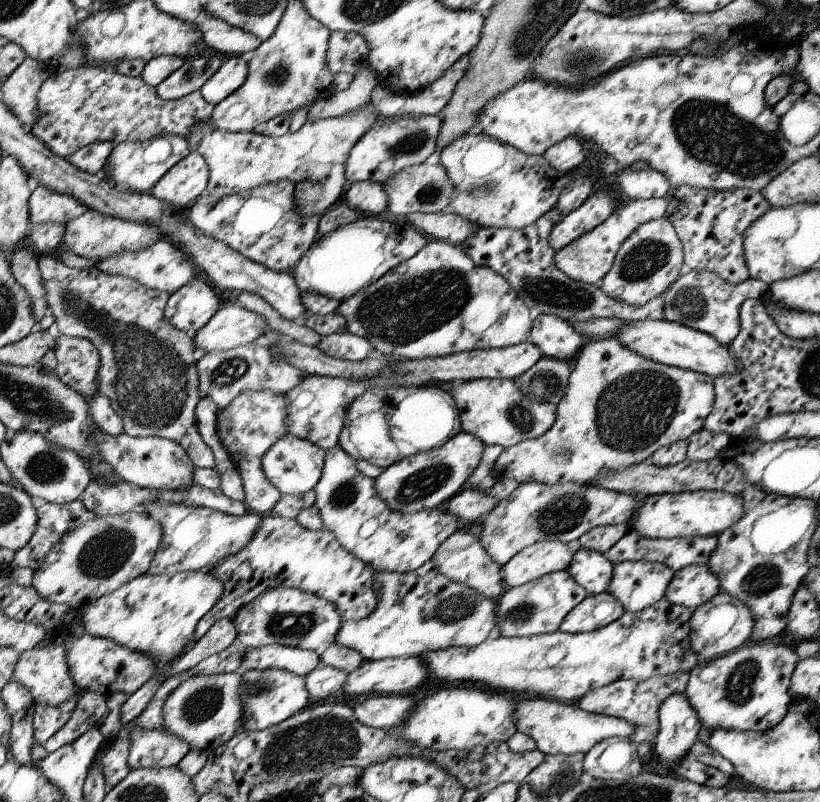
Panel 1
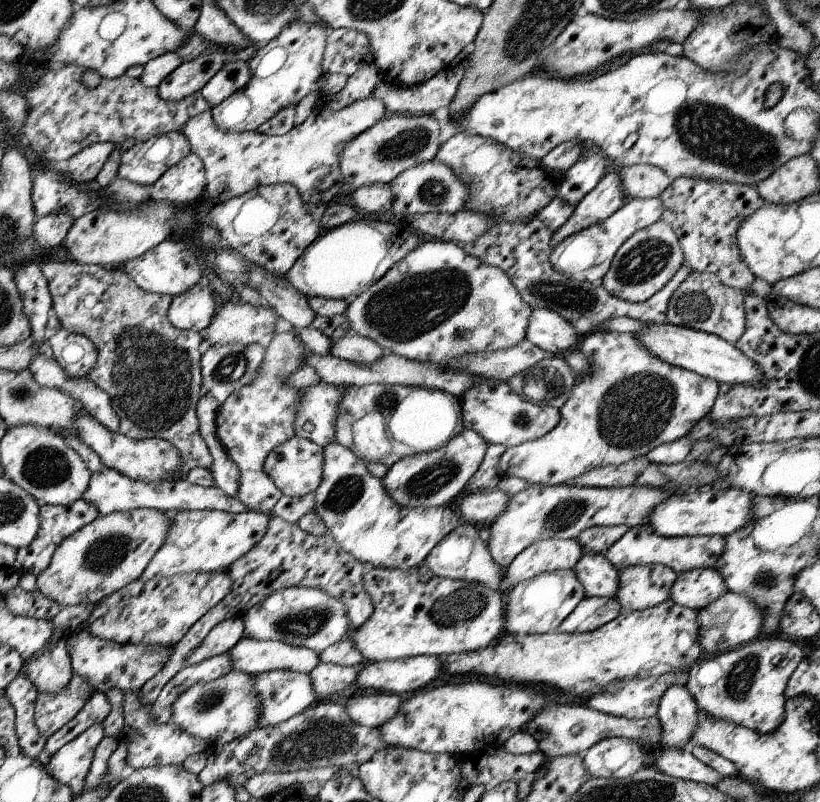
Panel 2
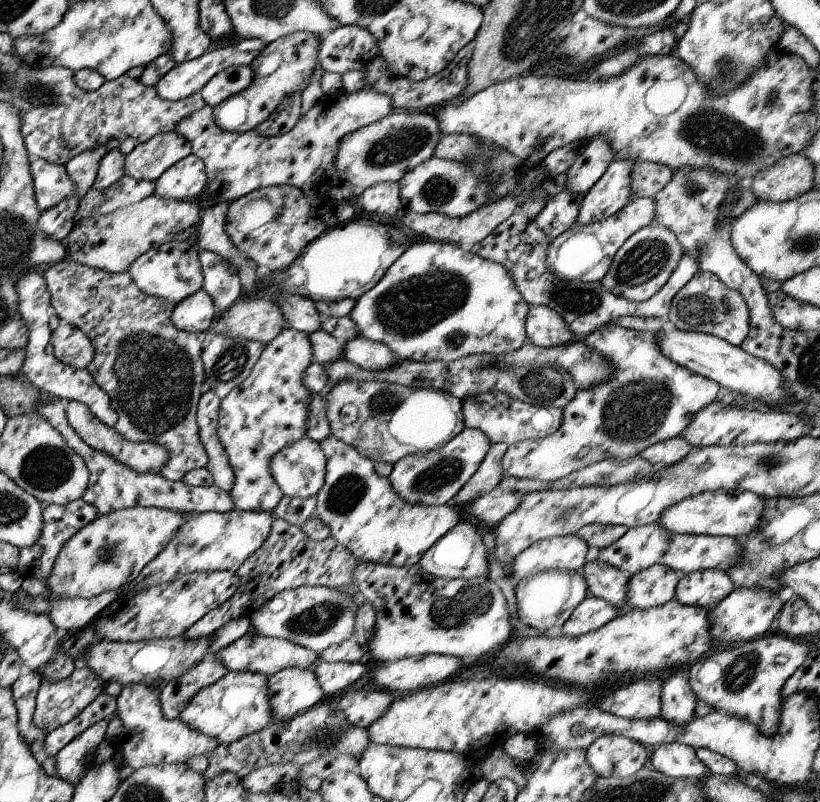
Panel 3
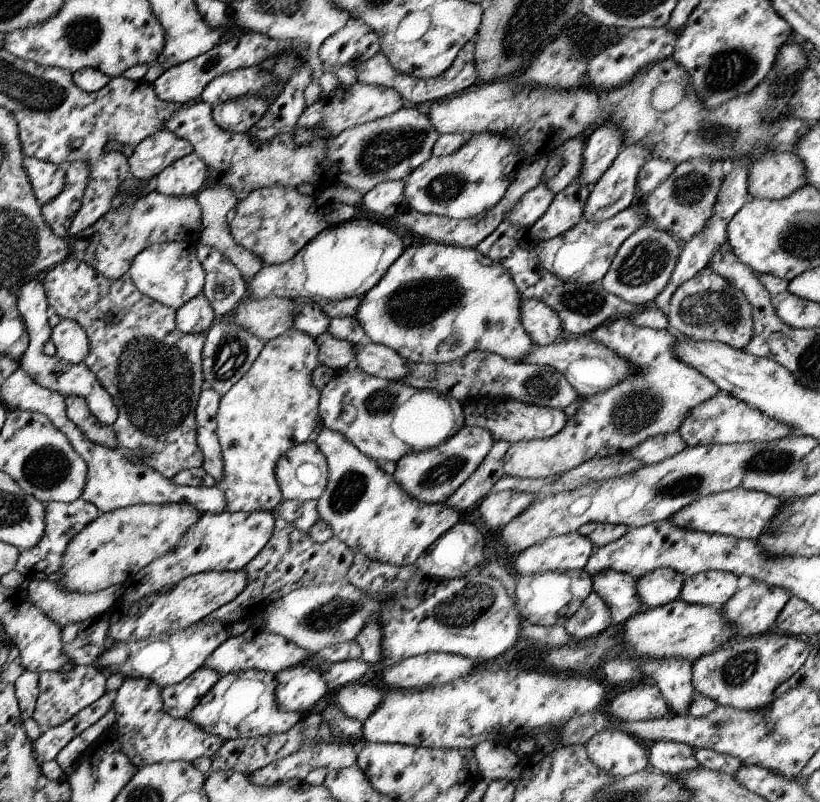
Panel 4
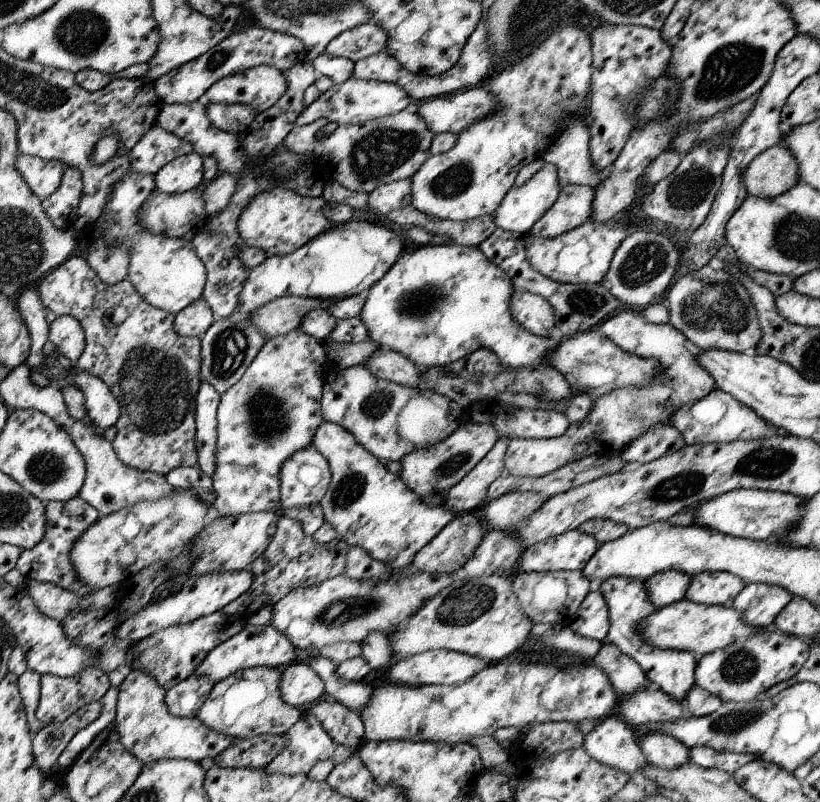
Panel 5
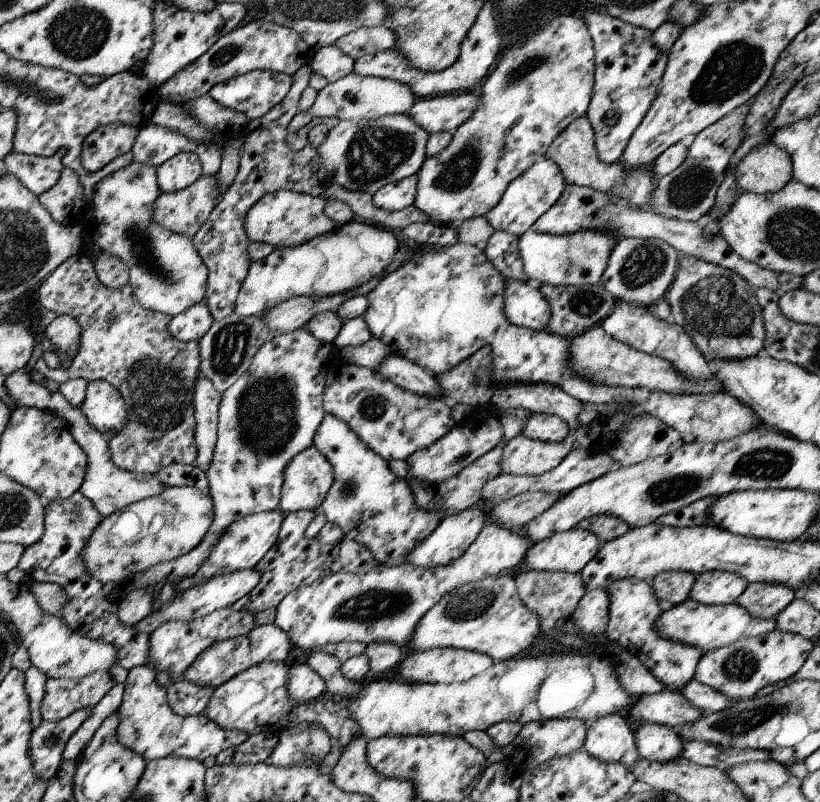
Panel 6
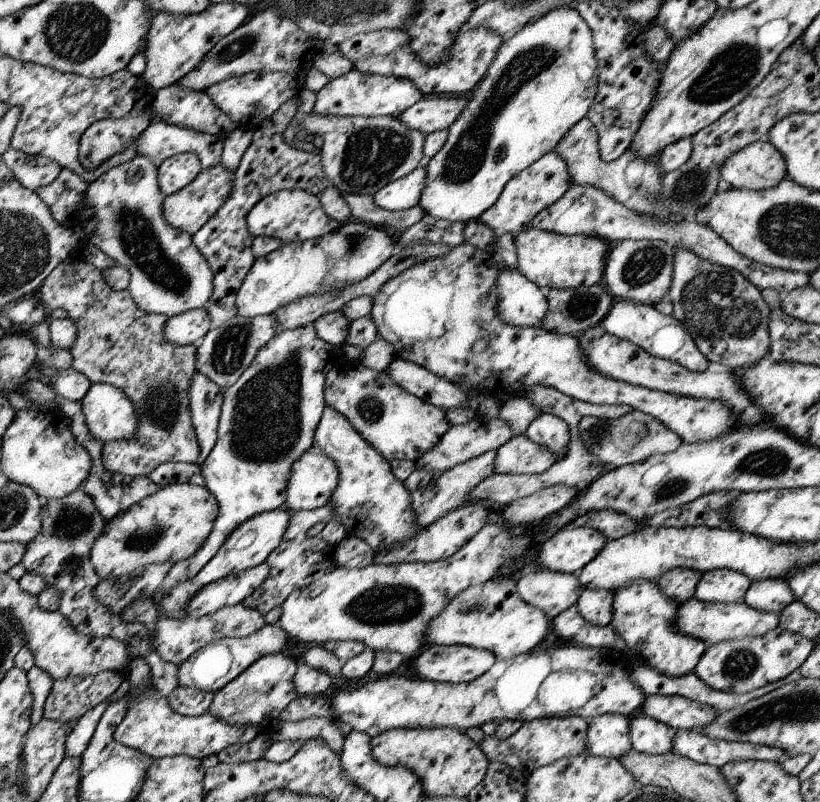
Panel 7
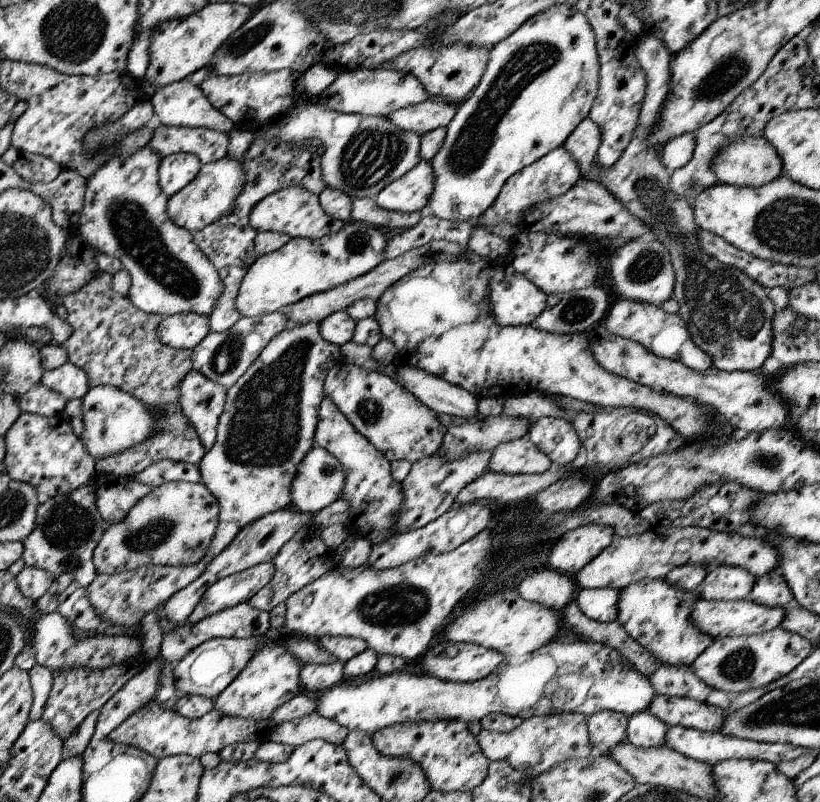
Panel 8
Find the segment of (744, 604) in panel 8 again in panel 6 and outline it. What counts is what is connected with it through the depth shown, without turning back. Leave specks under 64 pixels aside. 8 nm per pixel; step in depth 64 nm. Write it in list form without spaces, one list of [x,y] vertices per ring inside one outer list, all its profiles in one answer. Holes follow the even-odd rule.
[[[688,598],[681,604],[664,611],[664,614],[654,622],[654,628],[658,628],[658,634],[662,634],[666,640],[678,640],[680,644],[690,644],[702,648],[702,653],[733,644],[738,640],[750,639],[771,632],[776,628],[775,618],[754,618],[750,612],[738,606],[728,605],[706,605],[695,602]]]

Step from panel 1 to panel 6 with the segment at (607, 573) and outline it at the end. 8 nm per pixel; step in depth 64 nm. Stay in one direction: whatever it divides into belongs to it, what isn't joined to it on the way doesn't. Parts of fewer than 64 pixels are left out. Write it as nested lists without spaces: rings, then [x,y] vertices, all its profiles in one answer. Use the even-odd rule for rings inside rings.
[[[630,578],[618,580],[610,584],[606,592],[610,596],[610,618],[605,634],[610,640],[638,658],[643,666],[674,693],[695,678],[698,662],[703,656],[702,648],[680,644],[678,640],[666,640],[662,634],[658,634],[654,622],[664,614],[664,608],[660,606],[650,583]]]

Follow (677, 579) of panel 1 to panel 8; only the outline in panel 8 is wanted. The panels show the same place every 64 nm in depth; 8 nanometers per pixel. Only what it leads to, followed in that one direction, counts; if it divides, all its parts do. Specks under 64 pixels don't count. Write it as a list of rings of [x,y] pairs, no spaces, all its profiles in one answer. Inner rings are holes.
[[[728,565],[710,568],[697,590],[707,601],[737,601],[745,599],[757,581],[747,569]]]

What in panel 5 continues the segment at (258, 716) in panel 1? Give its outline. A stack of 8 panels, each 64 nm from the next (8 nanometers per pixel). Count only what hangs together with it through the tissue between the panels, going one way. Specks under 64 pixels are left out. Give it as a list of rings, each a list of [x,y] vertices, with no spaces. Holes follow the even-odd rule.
[[[290,664],[282,672],[281,694],[290,706],[302,711],[325,693],[325,682],[308,664]]]

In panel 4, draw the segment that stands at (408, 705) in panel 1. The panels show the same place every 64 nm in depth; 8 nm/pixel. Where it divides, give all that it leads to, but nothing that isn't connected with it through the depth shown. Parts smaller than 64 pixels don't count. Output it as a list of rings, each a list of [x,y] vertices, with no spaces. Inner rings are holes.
[[[353,683],[340,686],[331,692],[336,694],[336,702],[338,702],[340,710],[348,718],[354,718],[364,725],[364,720],[368,720],[372,716],[372,712],[382,704],[385,688],[378,690],[378,688],[365,684]]]

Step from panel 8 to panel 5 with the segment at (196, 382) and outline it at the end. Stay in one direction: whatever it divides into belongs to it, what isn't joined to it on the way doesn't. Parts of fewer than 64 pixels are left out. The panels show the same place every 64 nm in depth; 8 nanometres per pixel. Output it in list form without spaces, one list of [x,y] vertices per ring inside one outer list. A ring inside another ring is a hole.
[[[202,381],[196,409],[196,444],[200,450],[197,466],[210,477],[216,472],[217,409],[220,400],[221,395],[208,382]]]

